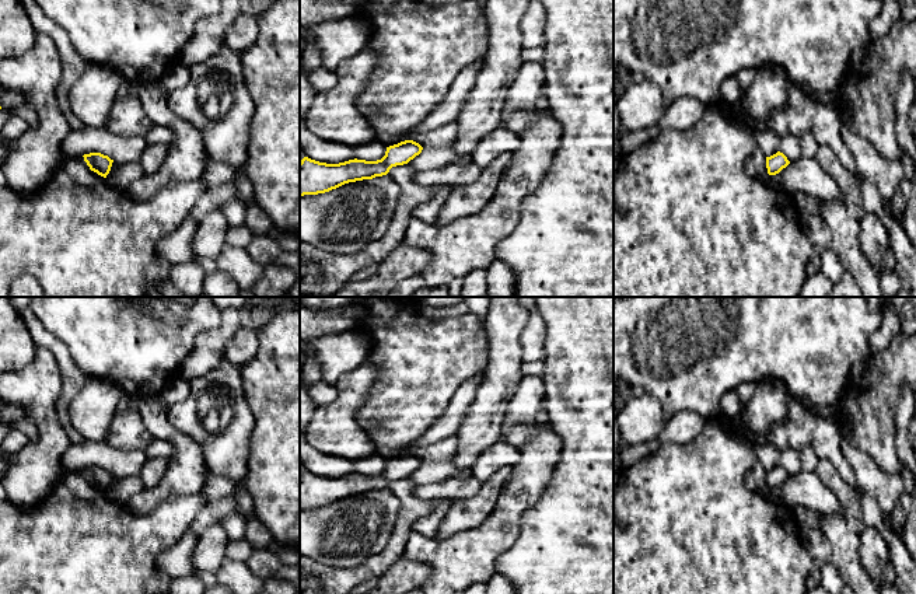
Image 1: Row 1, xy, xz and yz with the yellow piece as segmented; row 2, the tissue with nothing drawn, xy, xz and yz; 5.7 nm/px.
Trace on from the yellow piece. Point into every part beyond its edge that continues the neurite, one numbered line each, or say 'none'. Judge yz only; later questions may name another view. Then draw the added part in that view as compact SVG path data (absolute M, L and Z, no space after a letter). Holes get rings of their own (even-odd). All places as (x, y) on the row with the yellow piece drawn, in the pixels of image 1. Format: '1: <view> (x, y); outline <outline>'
none

